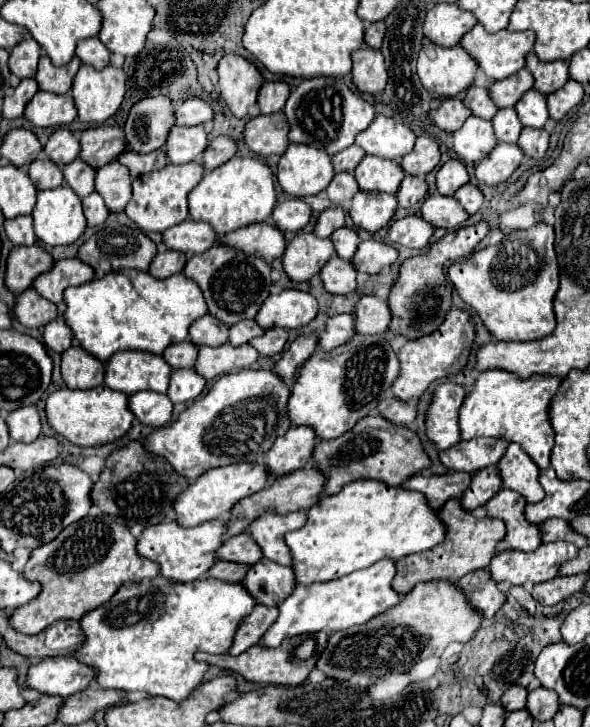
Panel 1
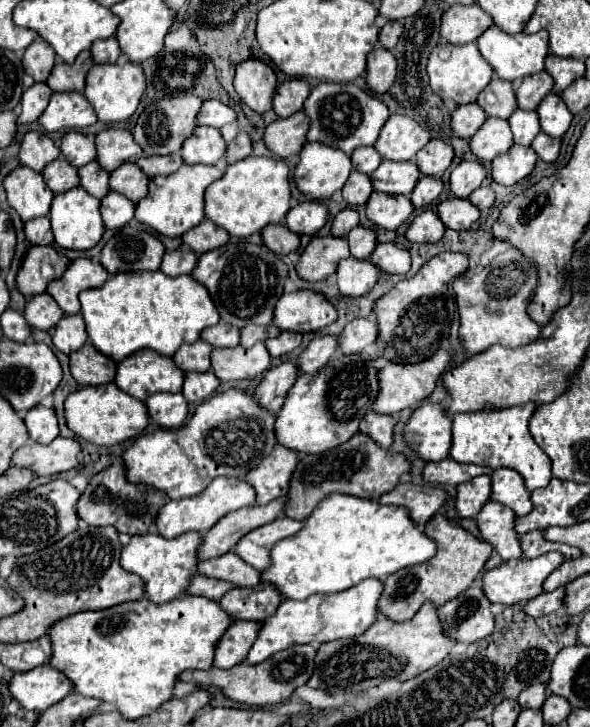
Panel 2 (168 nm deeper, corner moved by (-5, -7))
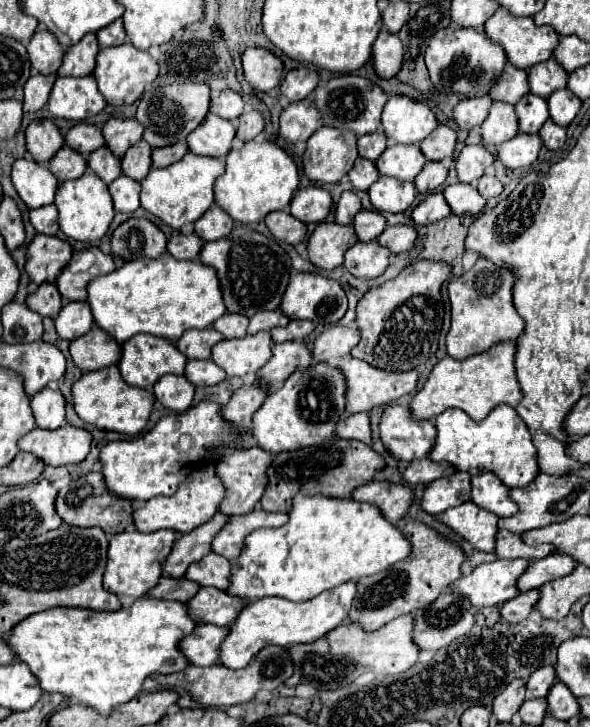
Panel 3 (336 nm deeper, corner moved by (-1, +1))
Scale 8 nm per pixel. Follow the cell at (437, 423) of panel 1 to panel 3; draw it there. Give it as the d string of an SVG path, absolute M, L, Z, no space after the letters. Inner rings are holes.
M389 405L379 421L379 437L383 447L399 461L427 457L437 433L433 421L415 421L409 417L409 407Z

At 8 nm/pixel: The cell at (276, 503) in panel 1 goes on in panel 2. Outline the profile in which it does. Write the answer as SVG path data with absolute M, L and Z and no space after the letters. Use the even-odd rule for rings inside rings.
M281 497L281 501L271 501L269 505L251 505L251 507L241 507L233 513L227 513L205 535L199 557L205 561L211 557L225 555L235 549L237 541L243 535L283 515L285 515L285 497Z

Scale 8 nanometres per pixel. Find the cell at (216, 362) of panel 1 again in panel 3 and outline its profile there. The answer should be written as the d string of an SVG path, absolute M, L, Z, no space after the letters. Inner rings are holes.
M261 331L257 335L247 335L243 339L223 339L213 347L213 361L225 369L229 377L253 375L271 357L271 335Z

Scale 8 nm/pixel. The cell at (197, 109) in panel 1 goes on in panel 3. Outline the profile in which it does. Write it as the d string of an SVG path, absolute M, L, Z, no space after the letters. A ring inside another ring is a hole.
M225 89L217 97L211 99L211 113L219 115L223 119L237 119L237 117L241 117L243 109L245 109L245 103L243 103L241 95L231 91L231 89Z

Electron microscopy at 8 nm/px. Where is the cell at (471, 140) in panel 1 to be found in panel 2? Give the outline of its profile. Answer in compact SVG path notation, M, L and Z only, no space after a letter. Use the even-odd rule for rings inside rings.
M489 117L469 141L471 153L479 161L493 161L497 155L509 151L511 145L513 145L513 135L509 123L497 117Z

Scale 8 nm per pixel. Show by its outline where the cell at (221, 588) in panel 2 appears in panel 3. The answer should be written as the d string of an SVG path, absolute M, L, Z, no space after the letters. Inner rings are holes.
M163 575L161 581L149 591L147 597L153 597L153 599L165 599L165 601L189 601L189 597L195 597L197 591L201 587L197 587L197 583L193 585L193 581L189 579L173 579L173 577L167 577Z

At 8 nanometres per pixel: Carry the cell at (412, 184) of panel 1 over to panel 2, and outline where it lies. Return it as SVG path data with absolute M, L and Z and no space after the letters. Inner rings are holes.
M421 175L417 185L415 185L415 189L413 189L413 193L411 193L411 203L413 203L415 209L421 209L421 207L437 201L441 191L443 191L441 179L429 177L429 175Z

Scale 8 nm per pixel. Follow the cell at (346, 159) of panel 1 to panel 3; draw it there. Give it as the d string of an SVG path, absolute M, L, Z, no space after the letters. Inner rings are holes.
M367 133L365 137L359 137L359 155L361 157L365 157L365 159L369 159L369 161L377 161L377 157L385 151L385 141L387 141L387 137L385 137L385 133Z

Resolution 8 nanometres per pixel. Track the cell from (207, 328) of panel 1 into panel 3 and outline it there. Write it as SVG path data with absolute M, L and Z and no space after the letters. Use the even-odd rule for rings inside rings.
M225 313L221 319L213 323L213 329L223 333L227 339L235 339L247 335L247 325L249 325L247 317L241 317L239 313Z

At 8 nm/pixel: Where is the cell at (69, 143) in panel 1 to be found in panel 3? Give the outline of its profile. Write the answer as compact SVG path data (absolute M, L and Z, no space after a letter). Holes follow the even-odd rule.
M77 123L65 135L65 143L69 147L73 147L75 151L79 151L83 157L89 157L89 153L93 153L95 149L105 145L103 141L105 139L103 139L101 129L97 125L91 125L91 123Z

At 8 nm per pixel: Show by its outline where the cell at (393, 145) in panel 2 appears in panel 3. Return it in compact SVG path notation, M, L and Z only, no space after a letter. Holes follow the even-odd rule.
M393 95L389 97L383 109L383 129L385 135L395 143L421 143L435 127L437 127L435 113L407 95Z

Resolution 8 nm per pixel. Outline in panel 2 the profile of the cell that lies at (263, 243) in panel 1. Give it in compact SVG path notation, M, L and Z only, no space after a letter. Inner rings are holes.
M285 223L267 225L261 231L261 239L263 239L263 245L267 249L271 249L275 255L289 255L291 251L295 251L299 247L299 235L289 231L285 227Z

